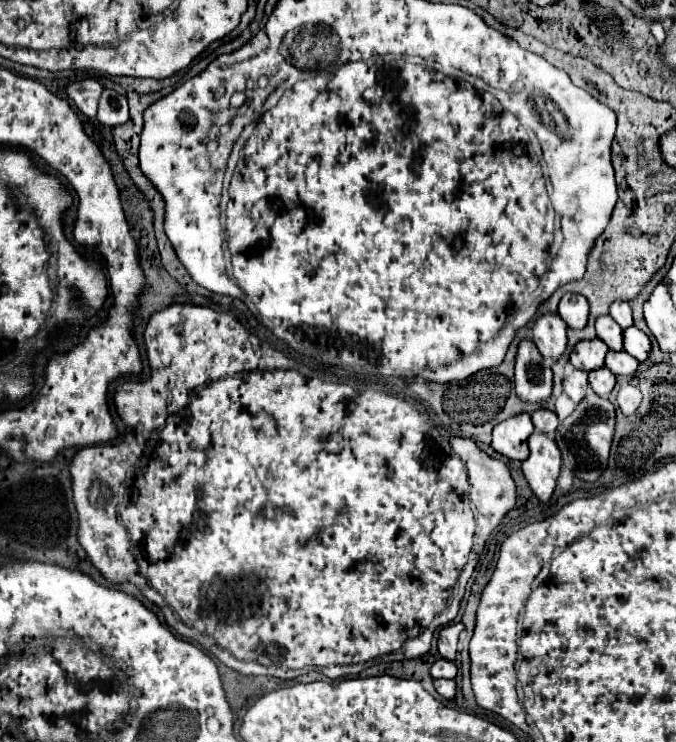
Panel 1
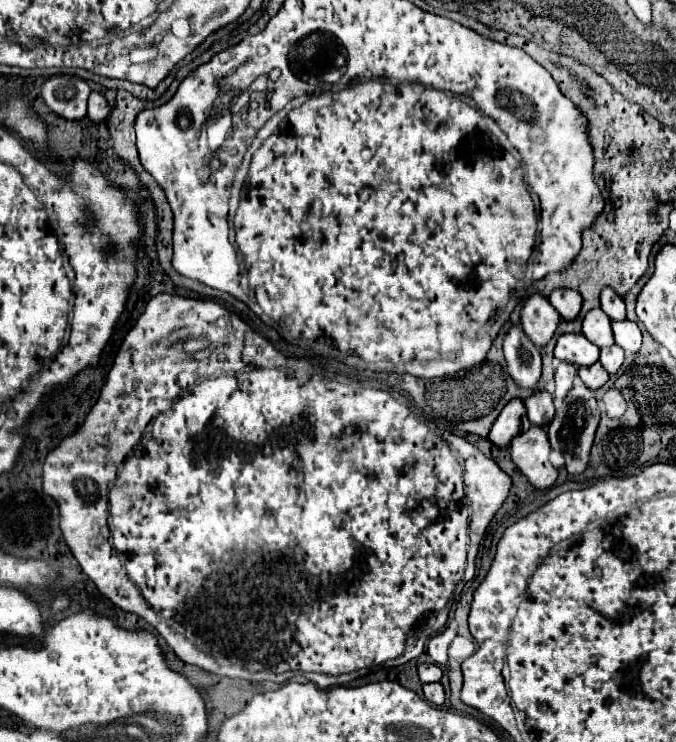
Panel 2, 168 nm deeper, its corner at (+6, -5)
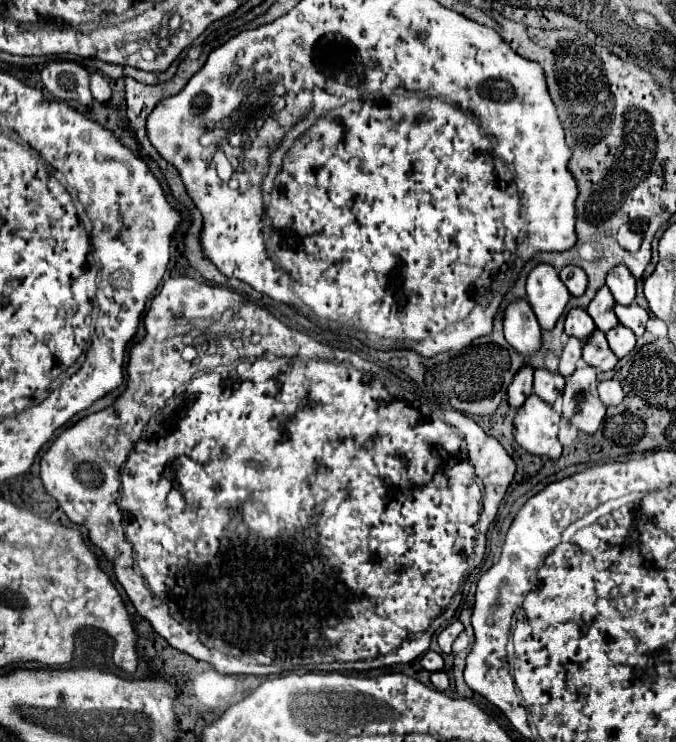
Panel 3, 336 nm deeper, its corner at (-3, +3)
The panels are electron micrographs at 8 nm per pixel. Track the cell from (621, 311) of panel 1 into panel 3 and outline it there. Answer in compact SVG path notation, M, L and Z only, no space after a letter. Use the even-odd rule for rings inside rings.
M619 264L619 266L611 268L611 272L607 274L607 286L613 292L615 302L627 306L635 298L637 280L635 280L635 276L631 276L631 270L625 264Z

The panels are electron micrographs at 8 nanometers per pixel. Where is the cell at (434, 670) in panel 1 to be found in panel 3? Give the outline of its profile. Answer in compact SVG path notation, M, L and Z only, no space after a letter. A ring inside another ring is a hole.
M425 652L425 656L421 658L421 666L429 672L437 672L437 670L443 670L443 656L439 652Z

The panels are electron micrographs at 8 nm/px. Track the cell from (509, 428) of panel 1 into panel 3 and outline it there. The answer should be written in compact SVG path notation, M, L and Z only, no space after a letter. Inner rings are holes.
M523 366L515 374L515 378L511 382L511 388L507 392L509 394L509 404L513 408L519 408L525 402L525 398L533 392L533 372L535 372L533 366Z

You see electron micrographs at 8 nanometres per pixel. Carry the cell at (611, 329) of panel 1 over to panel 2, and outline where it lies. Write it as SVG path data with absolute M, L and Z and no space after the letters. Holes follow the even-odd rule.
M594 308L584 316L582 322L582 334L596 344L598 348L608 348L614 344L614 336L612 336L612 326L610 326L610 318L600 310Z

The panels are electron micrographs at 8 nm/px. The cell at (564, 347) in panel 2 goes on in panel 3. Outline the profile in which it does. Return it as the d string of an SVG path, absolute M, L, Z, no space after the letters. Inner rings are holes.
M571 308L565 318L565 334L583 340L595 330L595 322L583 308Z

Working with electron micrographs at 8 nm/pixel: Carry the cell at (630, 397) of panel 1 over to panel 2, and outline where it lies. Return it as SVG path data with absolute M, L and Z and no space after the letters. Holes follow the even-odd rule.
M616 388L608 390L602 398L602 404L604 404L604 410L610 418L618 418L626 412L626 398L622 396L622 392L618 392Z

